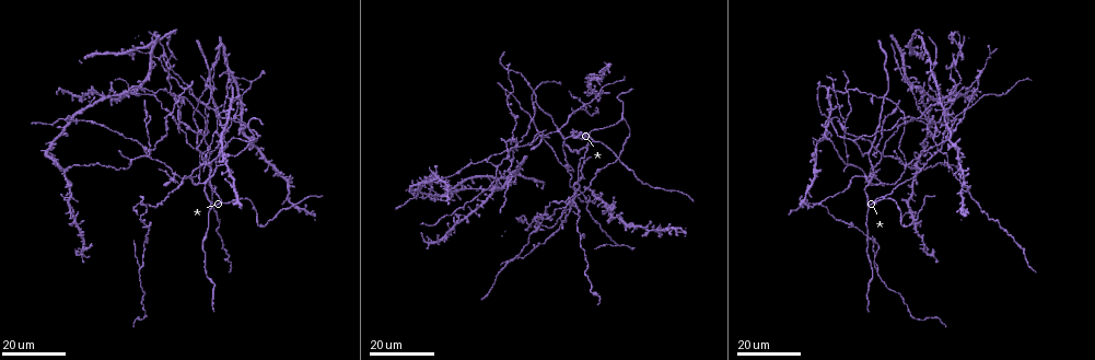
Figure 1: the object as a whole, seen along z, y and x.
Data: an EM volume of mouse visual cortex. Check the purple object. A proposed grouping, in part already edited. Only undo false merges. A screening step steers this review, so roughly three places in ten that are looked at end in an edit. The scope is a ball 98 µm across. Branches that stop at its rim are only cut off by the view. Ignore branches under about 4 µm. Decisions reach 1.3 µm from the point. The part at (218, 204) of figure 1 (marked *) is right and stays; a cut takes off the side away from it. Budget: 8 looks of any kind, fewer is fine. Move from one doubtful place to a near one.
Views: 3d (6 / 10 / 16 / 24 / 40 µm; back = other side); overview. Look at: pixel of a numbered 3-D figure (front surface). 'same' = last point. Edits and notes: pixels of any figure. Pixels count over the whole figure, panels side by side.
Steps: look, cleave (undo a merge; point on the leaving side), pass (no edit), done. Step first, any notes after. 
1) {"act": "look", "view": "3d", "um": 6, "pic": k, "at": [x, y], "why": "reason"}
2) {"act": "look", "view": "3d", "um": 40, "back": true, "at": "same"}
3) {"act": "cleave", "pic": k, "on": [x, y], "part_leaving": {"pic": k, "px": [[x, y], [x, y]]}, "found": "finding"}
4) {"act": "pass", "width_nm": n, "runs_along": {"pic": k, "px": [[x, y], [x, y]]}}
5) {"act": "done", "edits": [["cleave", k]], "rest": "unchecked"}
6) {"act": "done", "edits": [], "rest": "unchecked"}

{"act": "look", "view": "3d", "um": 24, "pic": 1, "at": [568, 209], "why": "three arms meet"}

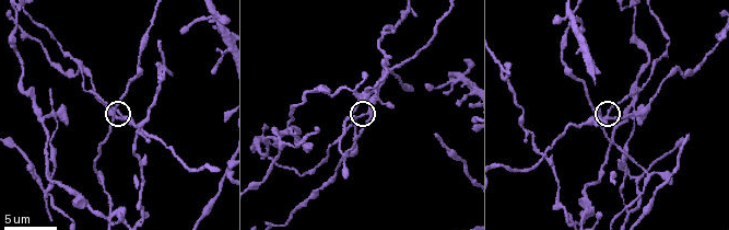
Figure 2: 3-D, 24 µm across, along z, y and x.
{"act": "look", "view": "3d", "um": 10, "pic": 2, "at": [368, 114], "why": "zoom in"}

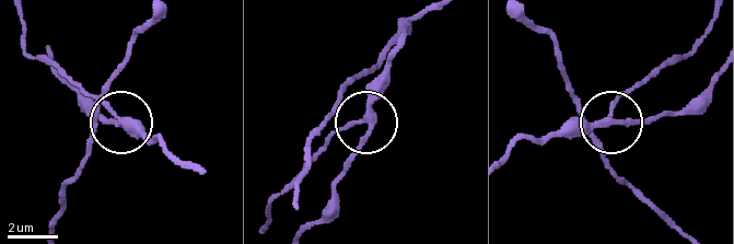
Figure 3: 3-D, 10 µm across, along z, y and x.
{"act": "look", "view": "3d", "um": 10, "back": true, "pic": 3, "at": [361, 119]}

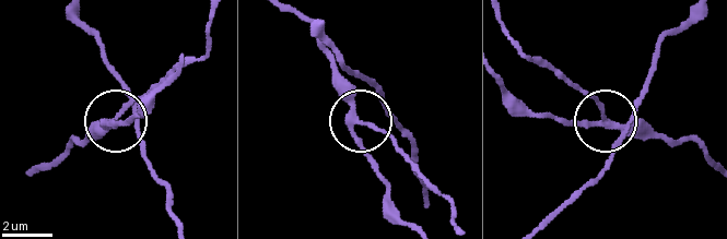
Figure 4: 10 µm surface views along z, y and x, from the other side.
{"act": "pass", "runs_along": {"pic": 4, "px": [[306, 19], [336, 87], [361, 119], [361, 150], [386, 186]]}, "found": "one cell here"}

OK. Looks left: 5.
{"act": "look", "view": "3d", "um": 16, "pic": 1, "at": [869, 183]}

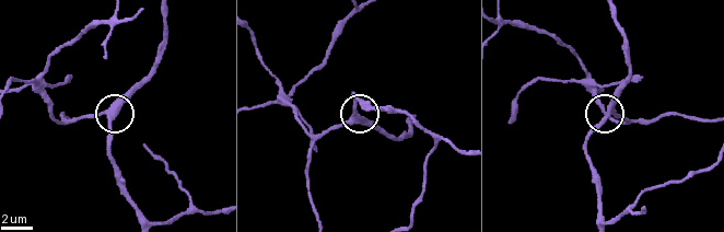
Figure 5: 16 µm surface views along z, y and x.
{"act": "look", "view": "3d", "um": 10, "pic": 5, "at": [347, 123]}

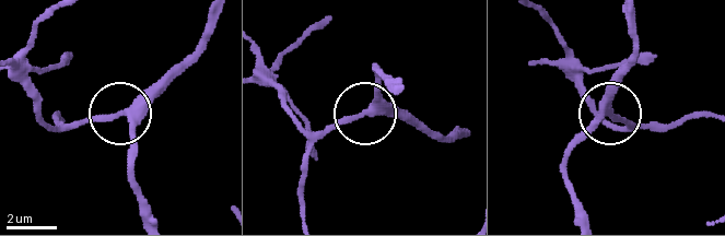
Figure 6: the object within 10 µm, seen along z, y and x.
{"act": "pass", "runs_along": {"pic": 6, "px": [[153, 213], [132, 169], [126, 119], [114, 115], [53, 126]]}, "found": "continuous, no second cell"}

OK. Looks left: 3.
{"act": "look", "view": "3d", "um": 16, "pic": 1, "at": [932, 253], "why": "looks like a crossing"}

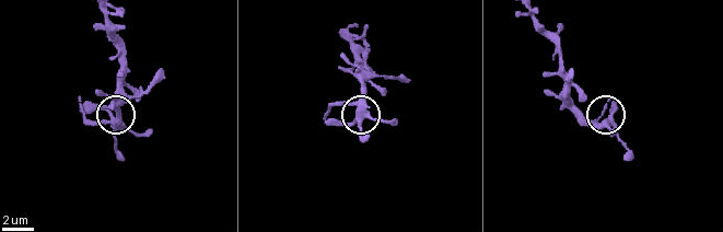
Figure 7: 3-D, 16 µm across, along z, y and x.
{"act": "look", "view": "3d", "um": 6, "pic": 7, "at": [357, 120]}

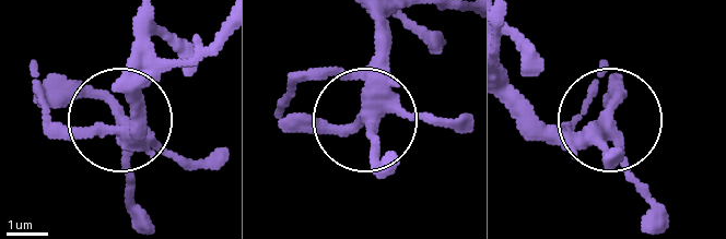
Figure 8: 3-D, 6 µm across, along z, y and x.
{"act": "pass", "arms": 4, "found": "continuous, no second cell"}

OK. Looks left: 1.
{"act": "done", "edits": [], "rest": "unchecked"}

